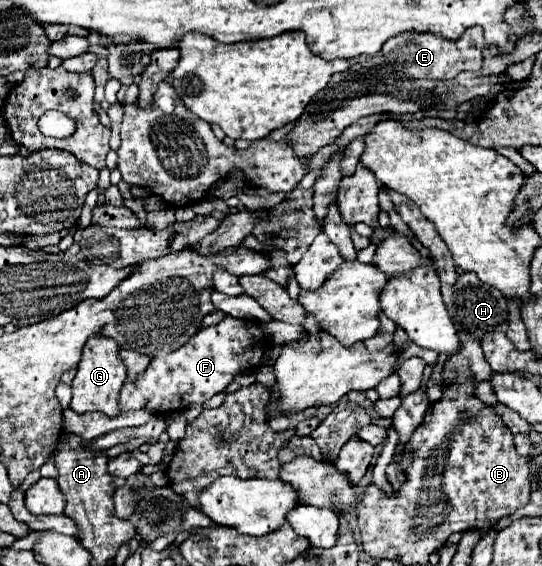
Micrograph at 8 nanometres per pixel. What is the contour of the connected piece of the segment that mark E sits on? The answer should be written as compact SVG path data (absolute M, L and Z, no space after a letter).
M468 28L464 36L456 42L444 40L436 34L420 34L420 32L404 32L400 36L390 38L384 48L382 56L388 64L396 70L412 76L412 78L432 78L432 80L446 80L456 78L464 70L480 70L482 68L482 50L486 48L482 28Z

